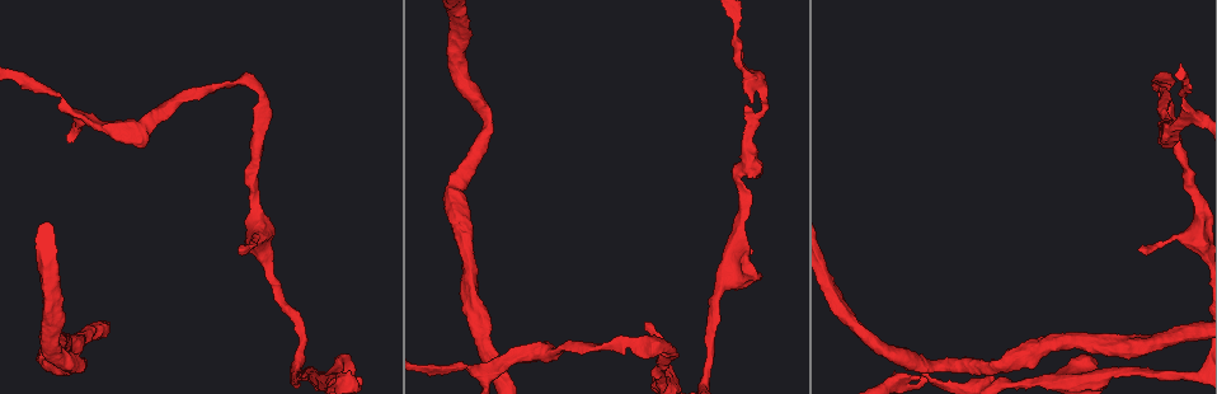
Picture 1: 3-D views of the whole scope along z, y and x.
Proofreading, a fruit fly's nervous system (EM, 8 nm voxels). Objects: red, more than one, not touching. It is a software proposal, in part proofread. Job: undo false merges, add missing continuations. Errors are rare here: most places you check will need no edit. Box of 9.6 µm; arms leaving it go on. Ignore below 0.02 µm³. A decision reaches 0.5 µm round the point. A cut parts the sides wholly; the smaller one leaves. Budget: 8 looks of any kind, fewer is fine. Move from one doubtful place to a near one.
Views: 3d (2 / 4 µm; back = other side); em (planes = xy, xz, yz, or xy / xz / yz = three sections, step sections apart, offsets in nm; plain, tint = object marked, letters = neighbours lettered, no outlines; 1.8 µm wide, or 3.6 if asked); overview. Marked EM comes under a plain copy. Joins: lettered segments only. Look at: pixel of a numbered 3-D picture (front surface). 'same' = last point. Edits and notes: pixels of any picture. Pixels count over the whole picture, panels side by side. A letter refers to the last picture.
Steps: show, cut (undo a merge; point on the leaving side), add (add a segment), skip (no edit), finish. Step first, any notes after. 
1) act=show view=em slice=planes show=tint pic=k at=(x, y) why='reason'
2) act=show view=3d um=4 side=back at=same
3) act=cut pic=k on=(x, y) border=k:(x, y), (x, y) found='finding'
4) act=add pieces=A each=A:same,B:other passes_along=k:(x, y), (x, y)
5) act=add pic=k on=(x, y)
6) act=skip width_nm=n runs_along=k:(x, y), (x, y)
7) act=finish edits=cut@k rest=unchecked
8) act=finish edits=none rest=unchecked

act=show view=em slice=xz step=16 show=tint pic=1 at=(134, 129) why='calibre changes'

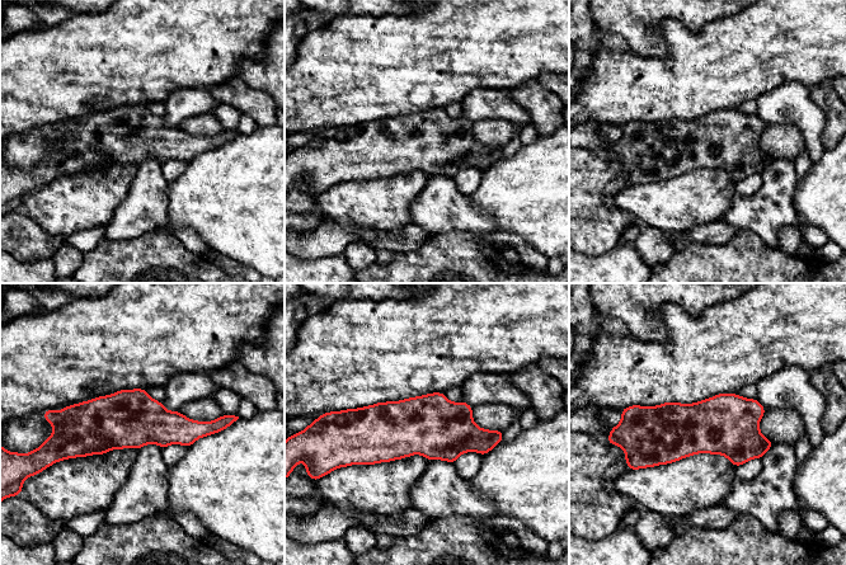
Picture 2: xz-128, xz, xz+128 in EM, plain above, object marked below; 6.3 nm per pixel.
act=show view=em slice=yz step=16 show=letters at=same why='cut it another way'

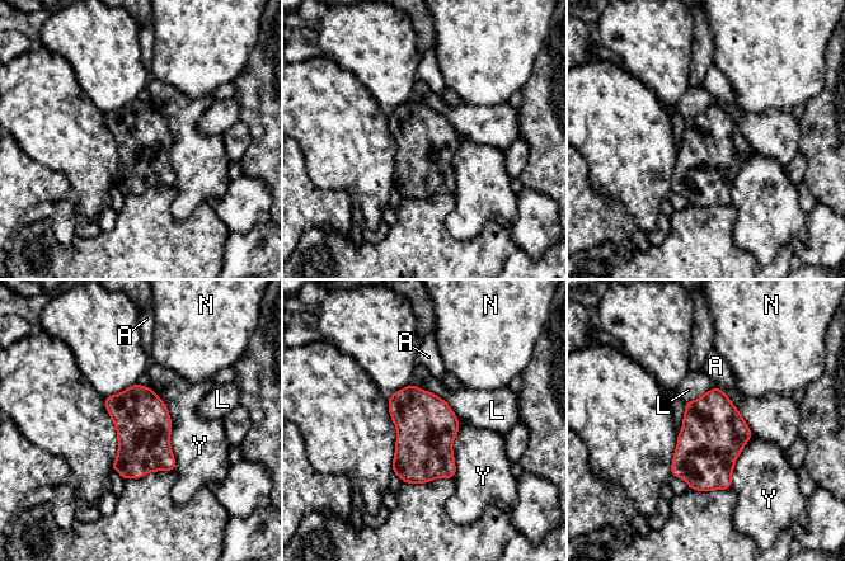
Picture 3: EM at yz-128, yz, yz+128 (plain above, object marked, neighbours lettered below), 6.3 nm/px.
act=skip width_nm=340 longest_contact=Y:550nm each=A:other,L:other,N:other,Y:other found='one cell here'

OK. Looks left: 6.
act=show view=3d um=2 pic=1 at=(238, 252) why='branch stops here'

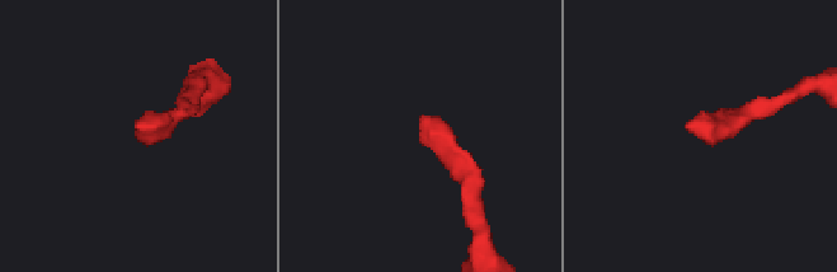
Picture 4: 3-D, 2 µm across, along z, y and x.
act=show view=em slice=yz step=8 show=letters pic=4 at=(138, 128)

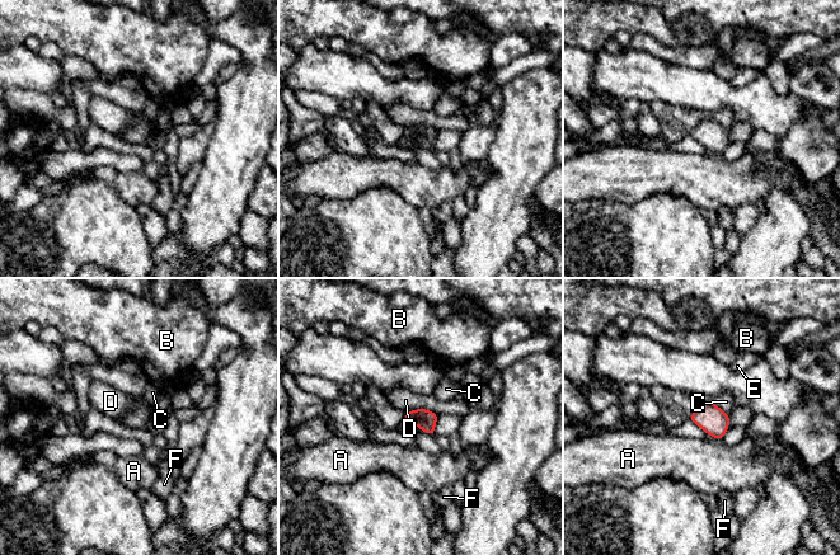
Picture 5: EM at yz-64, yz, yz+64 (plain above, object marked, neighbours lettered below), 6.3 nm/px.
act=show view=em slice=planes show=letters at=same

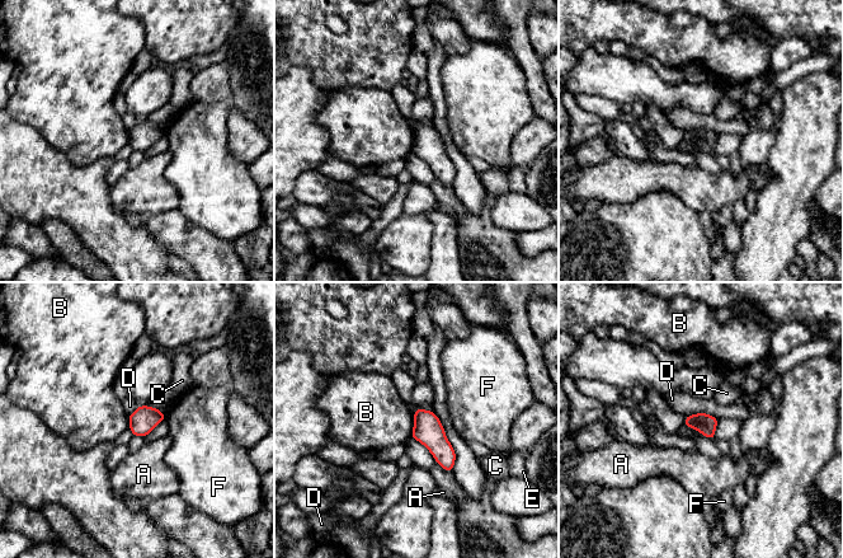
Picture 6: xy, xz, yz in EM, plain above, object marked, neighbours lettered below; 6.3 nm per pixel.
act=skip width_nm=130 each=A:other,B:other,C:other,D:other,E:other,F:other border=6:(413, 415), (413, 431), (410, 436) found='no lettered segment goes on from it'

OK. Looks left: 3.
act=show view=3d um=4 pic=1 at=(1182, 96) why='narrows sharply'

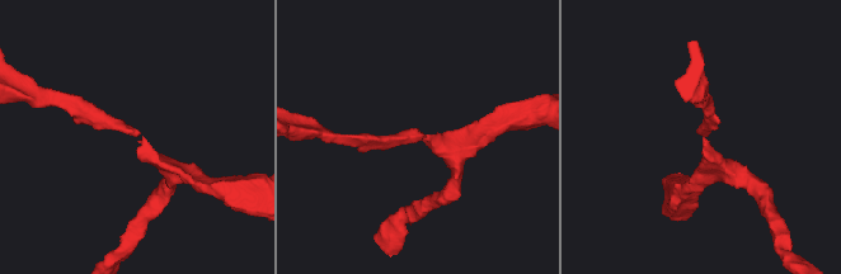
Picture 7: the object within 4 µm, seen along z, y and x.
act=show view=em slice=xy step=8 show=tint pic=7 at=(134, 133) arm_widths_nm=180,220 why='need the tissue'

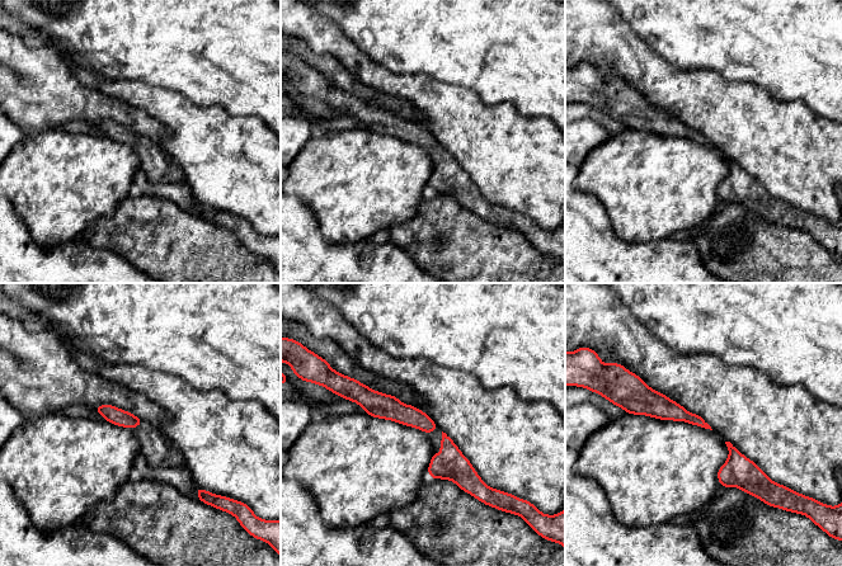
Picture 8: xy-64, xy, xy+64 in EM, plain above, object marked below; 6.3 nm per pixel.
act=show view=em slice=planes show=letters at=same

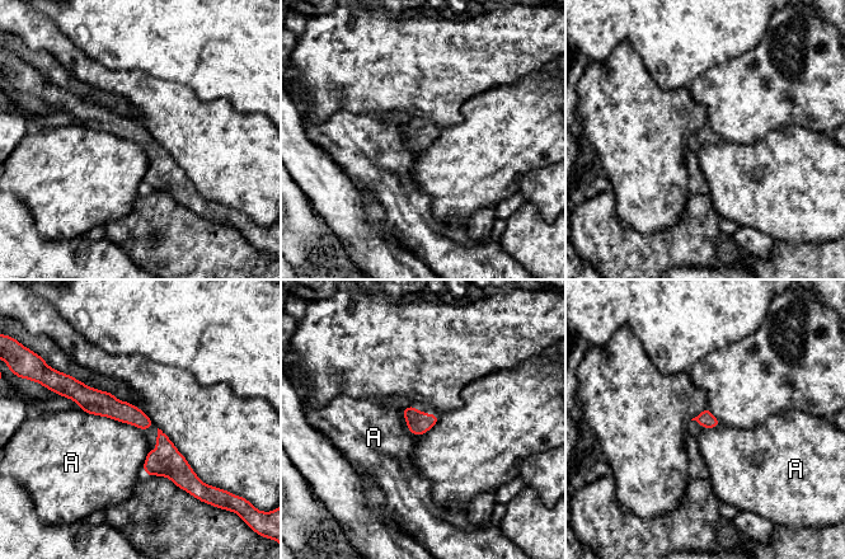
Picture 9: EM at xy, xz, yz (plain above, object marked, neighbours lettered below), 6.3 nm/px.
act=skip each=A:other runs_along=9:(74, 383), (92, 400), (148, 423) found='all the same cell'

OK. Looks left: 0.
act=finish edits=none rest=unchecked

